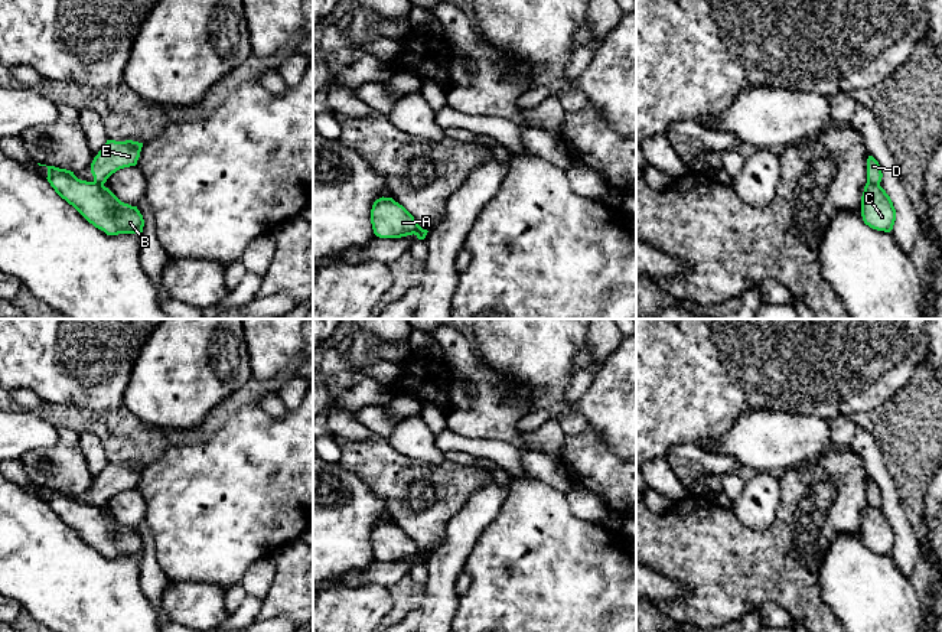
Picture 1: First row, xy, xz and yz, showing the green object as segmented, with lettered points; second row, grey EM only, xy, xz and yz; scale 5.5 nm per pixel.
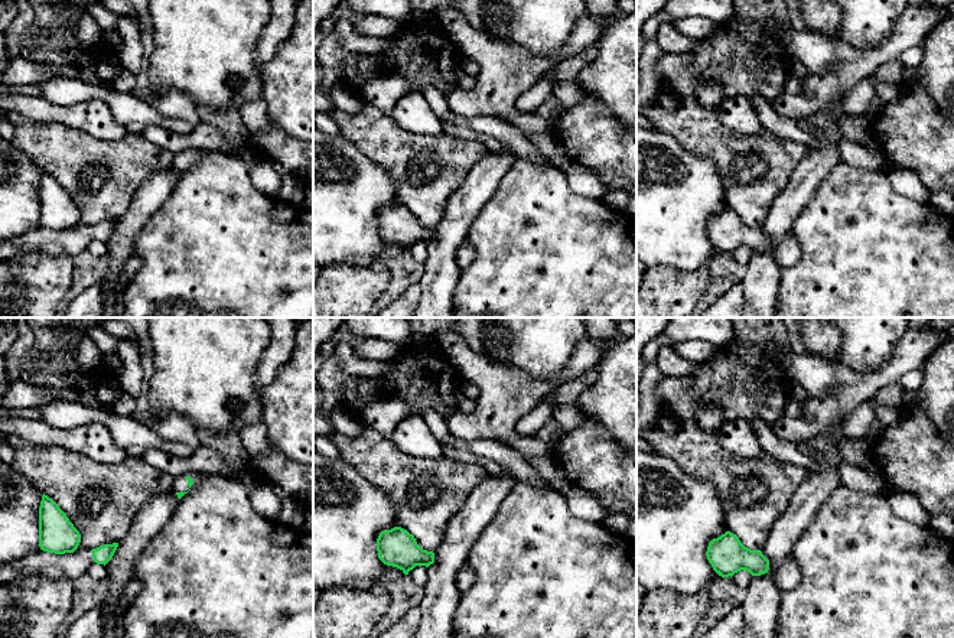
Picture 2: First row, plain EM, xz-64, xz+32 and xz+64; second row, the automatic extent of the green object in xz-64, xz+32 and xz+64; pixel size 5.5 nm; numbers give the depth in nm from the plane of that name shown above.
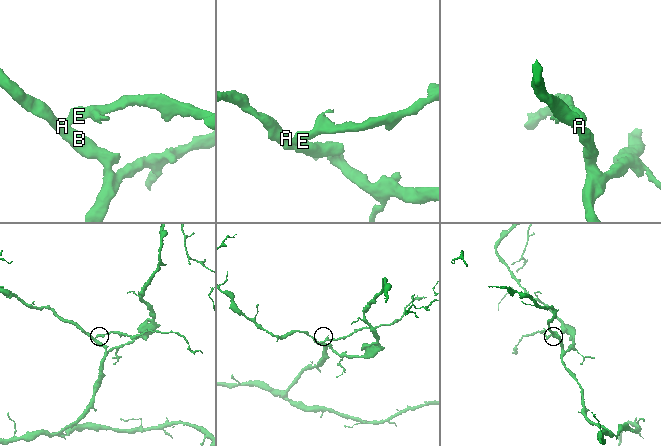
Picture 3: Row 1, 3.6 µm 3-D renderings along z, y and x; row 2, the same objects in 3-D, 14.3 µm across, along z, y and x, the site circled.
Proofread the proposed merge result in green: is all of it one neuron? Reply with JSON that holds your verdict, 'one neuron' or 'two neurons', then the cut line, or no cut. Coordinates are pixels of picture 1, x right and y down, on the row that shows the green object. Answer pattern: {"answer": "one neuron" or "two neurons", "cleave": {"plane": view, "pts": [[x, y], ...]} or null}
{"answer": "two neurons", "cleave": {"plane": "yz", "pts": [[867, 181], [879, 185]]}}

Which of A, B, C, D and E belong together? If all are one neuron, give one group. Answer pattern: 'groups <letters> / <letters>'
groups A B C / D E

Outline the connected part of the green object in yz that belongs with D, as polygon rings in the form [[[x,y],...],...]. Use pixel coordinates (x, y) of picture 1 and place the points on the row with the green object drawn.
[[[868,156],[868,159],[867,159],[867,182],[873,183],[873,185],[880,185],[881,177],[883,177],[883,173],[881,173],[881,167],[880,167],[879,162],[873,156]]]

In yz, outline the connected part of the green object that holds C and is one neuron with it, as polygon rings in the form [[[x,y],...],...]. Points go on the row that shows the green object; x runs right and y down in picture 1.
[[[866,183],[861,196],[861,216],[873,229],[890,232],[896,221],[896,209],[880,185]]]

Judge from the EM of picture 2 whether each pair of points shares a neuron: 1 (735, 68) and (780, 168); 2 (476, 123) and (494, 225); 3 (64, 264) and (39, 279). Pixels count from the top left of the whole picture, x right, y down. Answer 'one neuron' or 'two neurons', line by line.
1: one neuron
2: two neurons
3: one neuron

